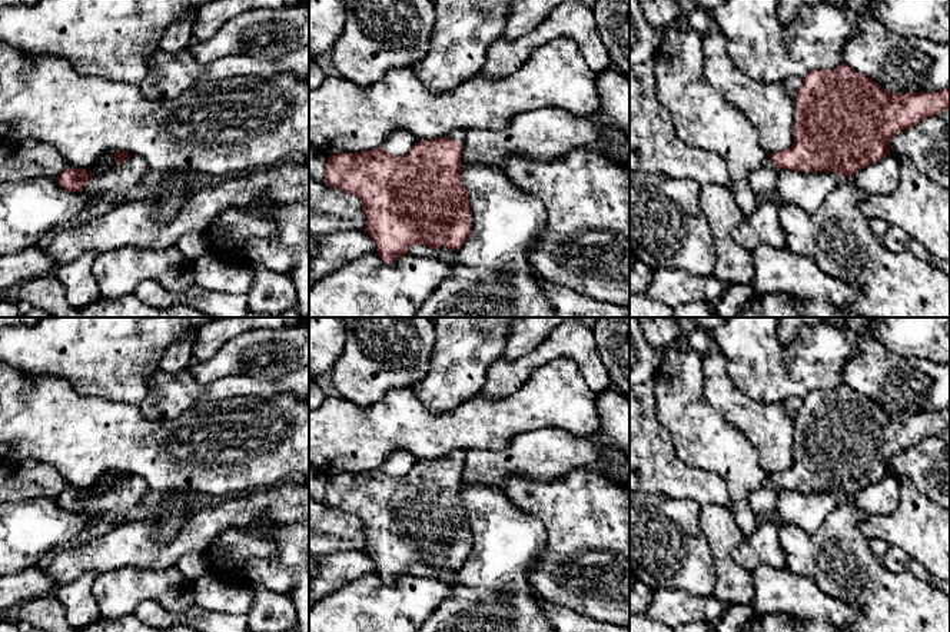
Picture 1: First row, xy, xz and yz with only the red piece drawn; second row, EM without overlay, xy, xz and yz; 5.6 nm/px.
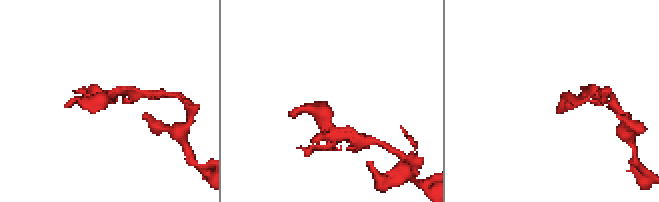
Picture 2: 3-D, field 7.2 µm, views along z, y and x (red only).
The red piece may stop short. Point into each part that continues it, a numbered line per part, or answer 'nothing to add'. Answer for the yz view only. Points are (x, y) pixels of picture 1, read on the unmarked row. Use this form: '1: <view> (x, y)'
1: yz (764, 499)

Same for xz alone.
1: xz (457, 455)

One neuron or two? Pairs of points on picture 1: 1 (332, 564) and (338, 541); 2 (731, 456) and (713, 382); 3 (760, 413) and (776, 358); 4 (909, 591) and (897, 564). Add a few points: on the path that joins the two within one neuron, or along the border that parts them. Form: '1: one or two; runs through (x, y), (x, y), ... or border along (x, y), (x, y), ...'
1: two; border along (364, 551), (334, 551), (324, 555)
2: two; border along (703, 386), (706, 401), (747, 436)
3: two; border along (734, 385), (756, 401), (781, 402)
4: two; border along (880, 559), (887, 571), (910, 572), (933, 586)

